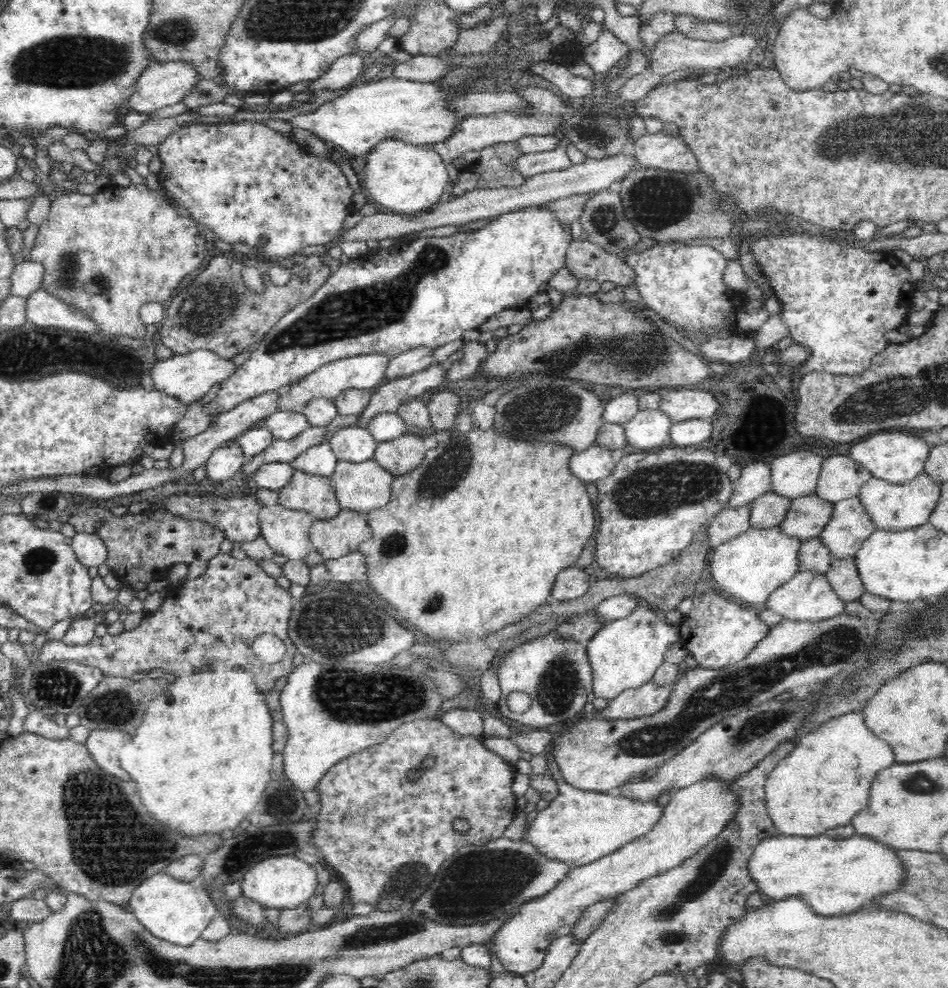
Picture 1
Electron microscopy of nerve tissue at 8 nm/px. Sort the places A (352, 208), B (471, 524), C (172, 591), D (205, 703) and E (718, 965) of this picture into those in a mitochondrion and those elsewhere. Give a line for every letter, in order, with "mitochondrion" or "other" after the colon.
A: other
B: other
C: other
D: other
E: other

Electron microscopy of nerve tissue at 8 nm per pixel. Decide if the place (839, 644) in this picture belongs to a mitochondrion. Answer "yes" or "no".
yes

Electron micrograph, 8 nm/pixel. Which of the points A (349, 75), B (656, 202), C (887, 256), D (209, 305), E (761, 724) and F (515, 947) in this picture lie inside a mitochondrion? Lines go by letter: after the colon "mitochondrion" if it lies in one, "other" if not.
A: other
B: mitochondrion
C: other
D: mitochondrion
E: mitochondrion
F: other

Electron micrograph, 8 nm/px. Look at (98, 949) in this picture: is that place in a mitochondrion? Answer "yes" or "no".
yes

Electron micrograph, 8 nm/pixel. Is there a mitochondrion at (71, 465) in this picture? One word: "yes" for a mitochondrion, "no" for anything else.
no

